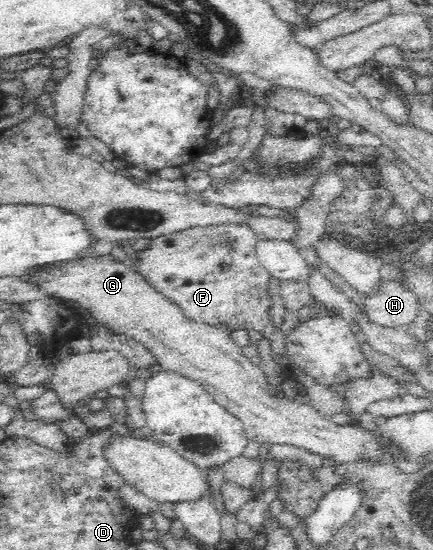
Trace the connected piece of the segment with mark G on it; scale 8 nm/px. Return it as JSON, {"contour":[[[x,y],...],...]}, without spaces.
{"contour":[[[106,254],[104,256],[89,256],[84,259],[76,259],[73,261],[62,261],[55,263],[46,263],[44,265],[35,266],[31,271],[28,271],[24,276],[22,276],[29,284],[34,285],[38,290],[45,292],[47,296],[56,297],[64,300],[74,300],[74,302],[78,302],[82,309],[86,309],[88,312],[92,312],[94,314],[94,318],[98,318],[98,322],[104,322],[104,324],[110,327],[110,330],[114,334],[125,335],[130,339],[134,339],[139,343],[142,343],[150,352],[158,359],[158,364],[162,366],[164,371],[172,371],[186,378],[192,379],[194,382],[200,383],[205,390],[215,398],[215,402],[220,406],[223,406],[230,414],[234,414],[236,418],[239,418],[242,421],[243,427],[245,428],[245,433],[250,441],[257,441],[258,443],[270,443],[270,444],[289,444],[290,446],[297,446],[302,449],[310,450],[314,454],[318,454],[318,456],[322,456],[322,458],[330,458],[330,460],[334,460],[336,464],[346,464],[346,462],[350,462],[350,464],[354,462],[360,462],[360,460],[365,460],[366,462],[375,462],[377,465],[381,463],[390,462],[394,465],[404,468],[415,467],[415,461],[411,460],[414,455],[405,451],[400,445],[396,445],[396,441],[392,439],[392,437],[388,437],[388,435],[382,435],[382,431],[377,430],[373,432],[372,430],[366,430],[364,426],[354,425],[352,423],[348,423],[344,426],[342,424],[335,424],[331,417],[327,417],[323,415],[312,403],[306,402],[306,400],[299,400],[298,398],[289,398],[288,396],[282,396],[282,394],[278,394],[278,390],[276,387],[268,382],[268,378],[266,378],[266,374],[260,368],[260,365],[257,366],[255,363],[252,363],[243,353],[242,347],[236,345],[234,340],[232,339],[232,329],[226,325],[211,325],[204,323],[197,323],[191,321],[182,308],[176,305],[170,297],[166,296],[164,293],[158,291],[156,287],[154,287],[154,283],[150,282],[150,279],[146,279],[144,275],[140,275],[140,271],[136,271],[134,267],[128,266],[128,264],[124,264],[124,262],[118,262],[116,258],[110,254]]]}

